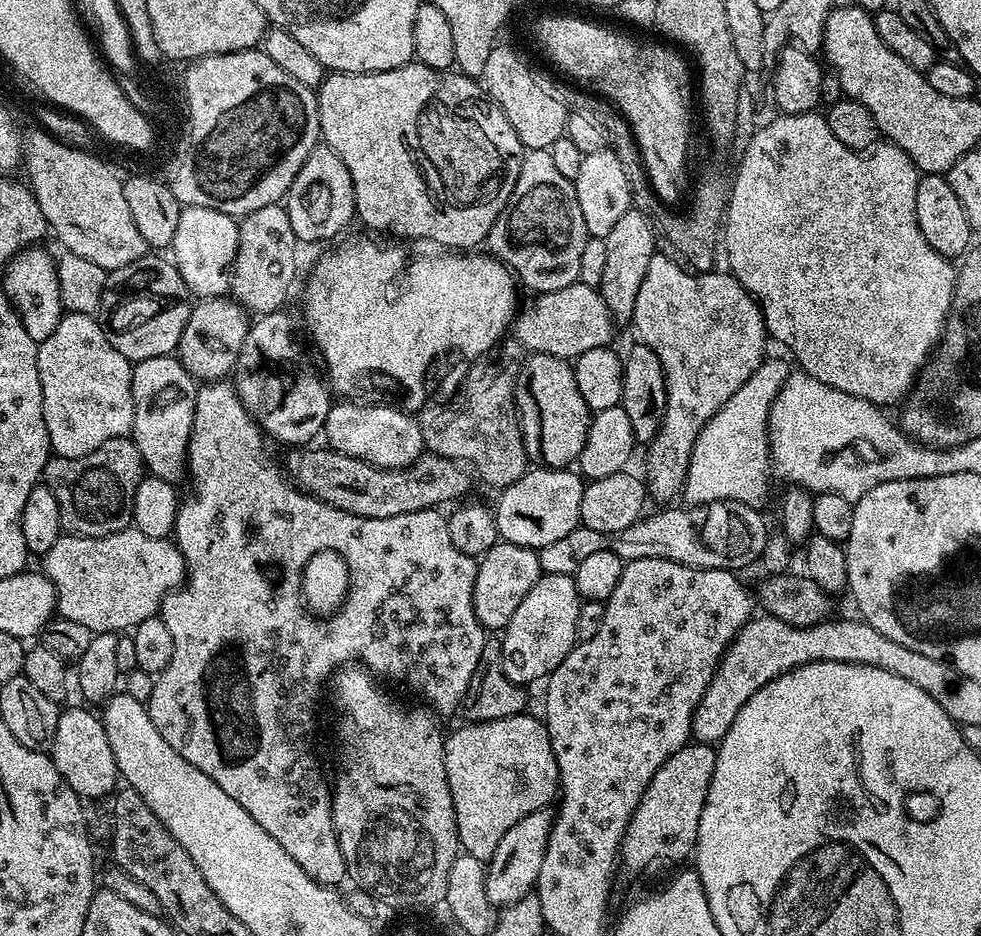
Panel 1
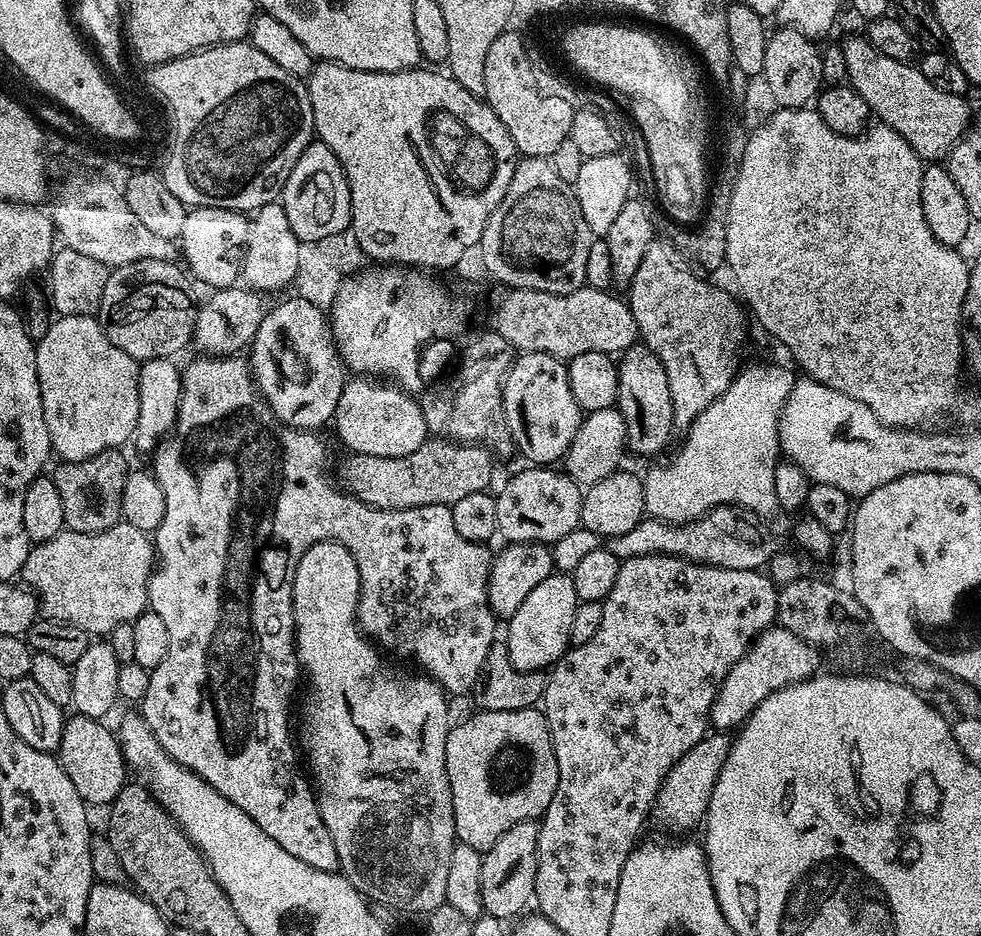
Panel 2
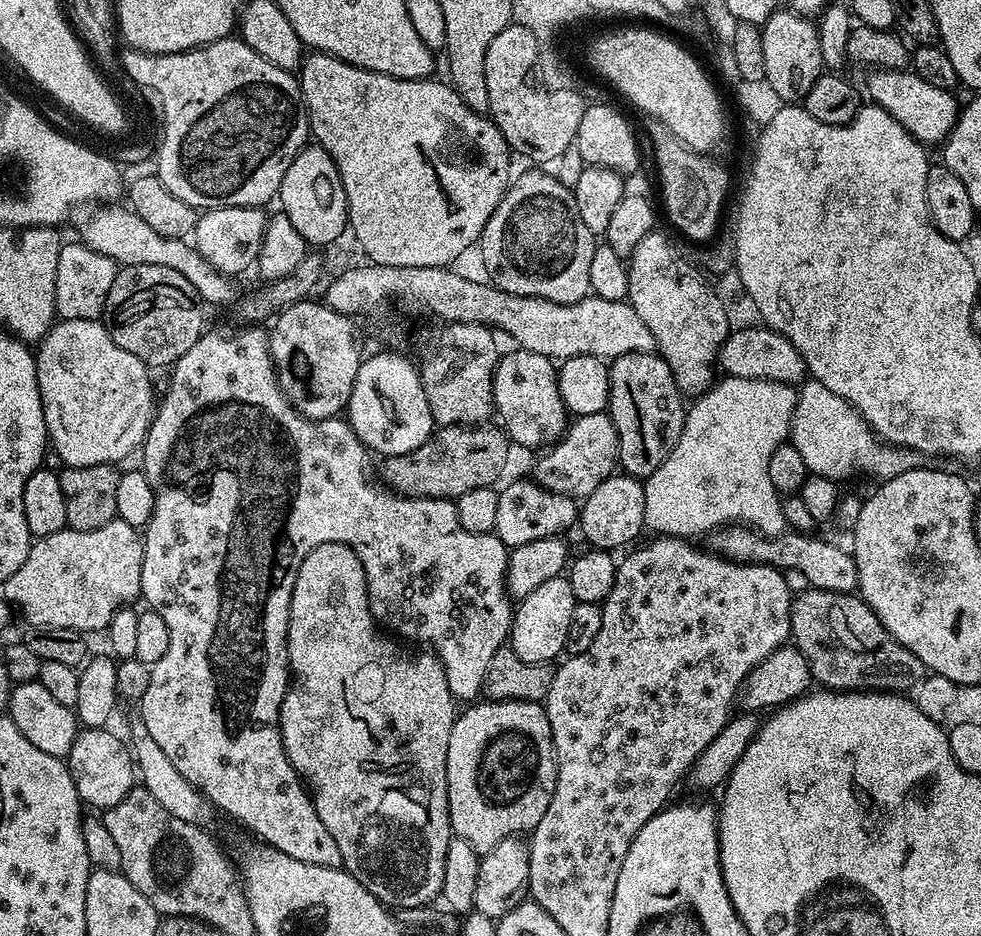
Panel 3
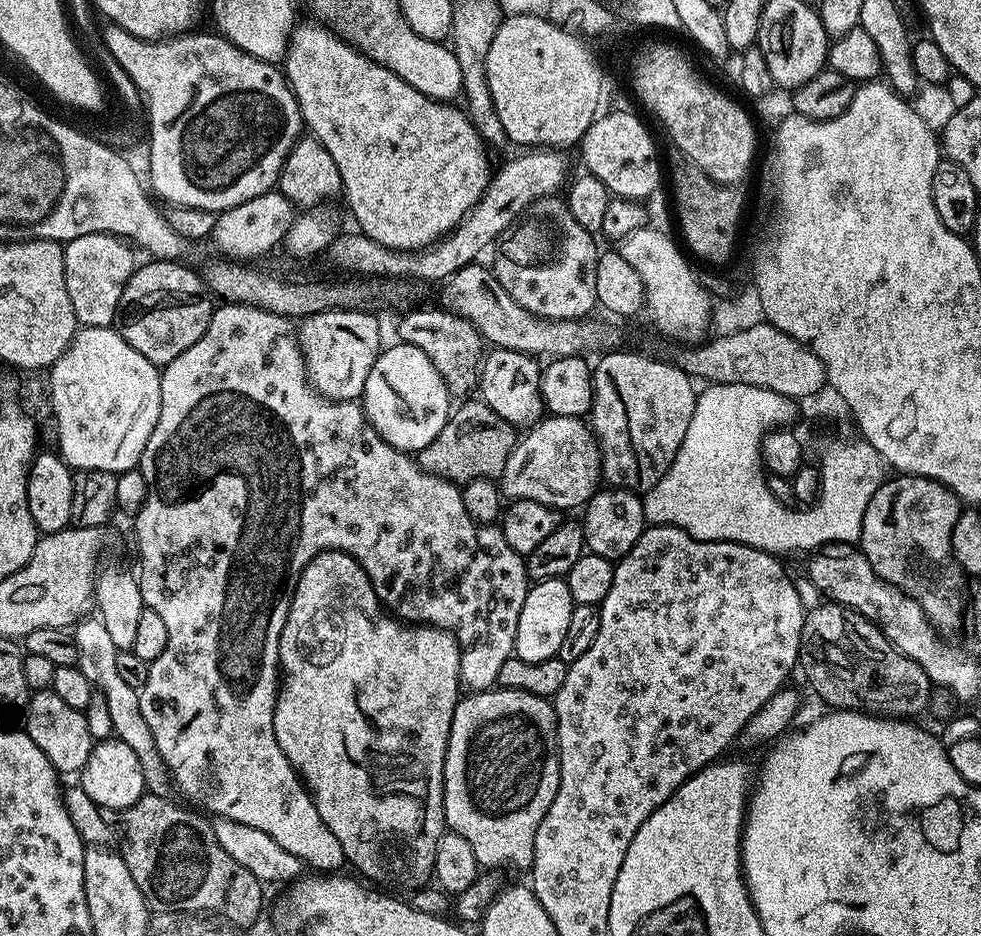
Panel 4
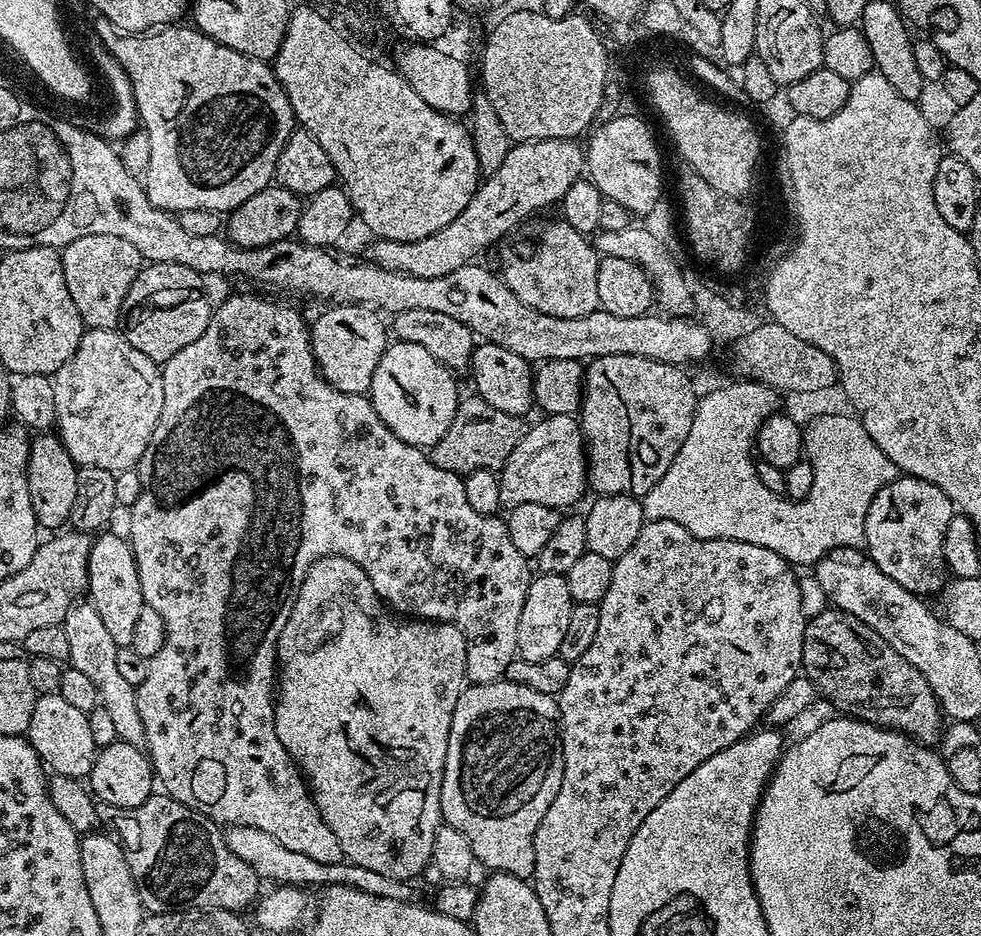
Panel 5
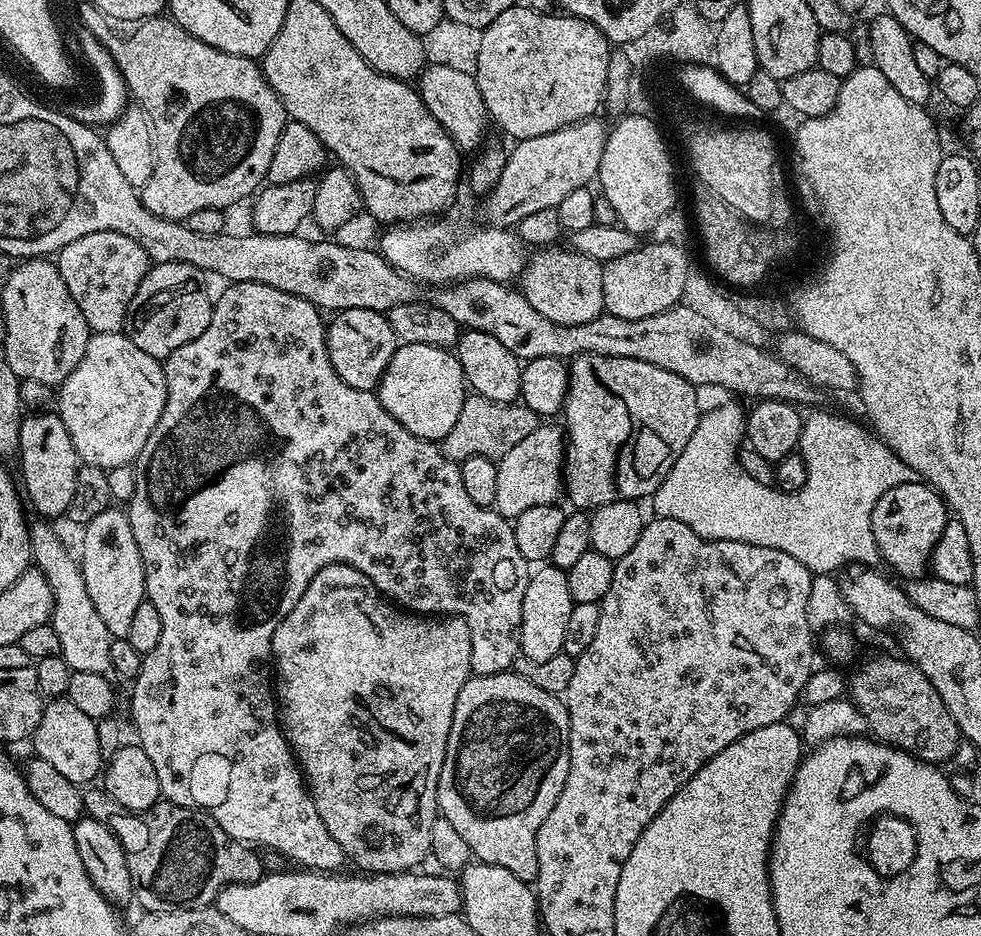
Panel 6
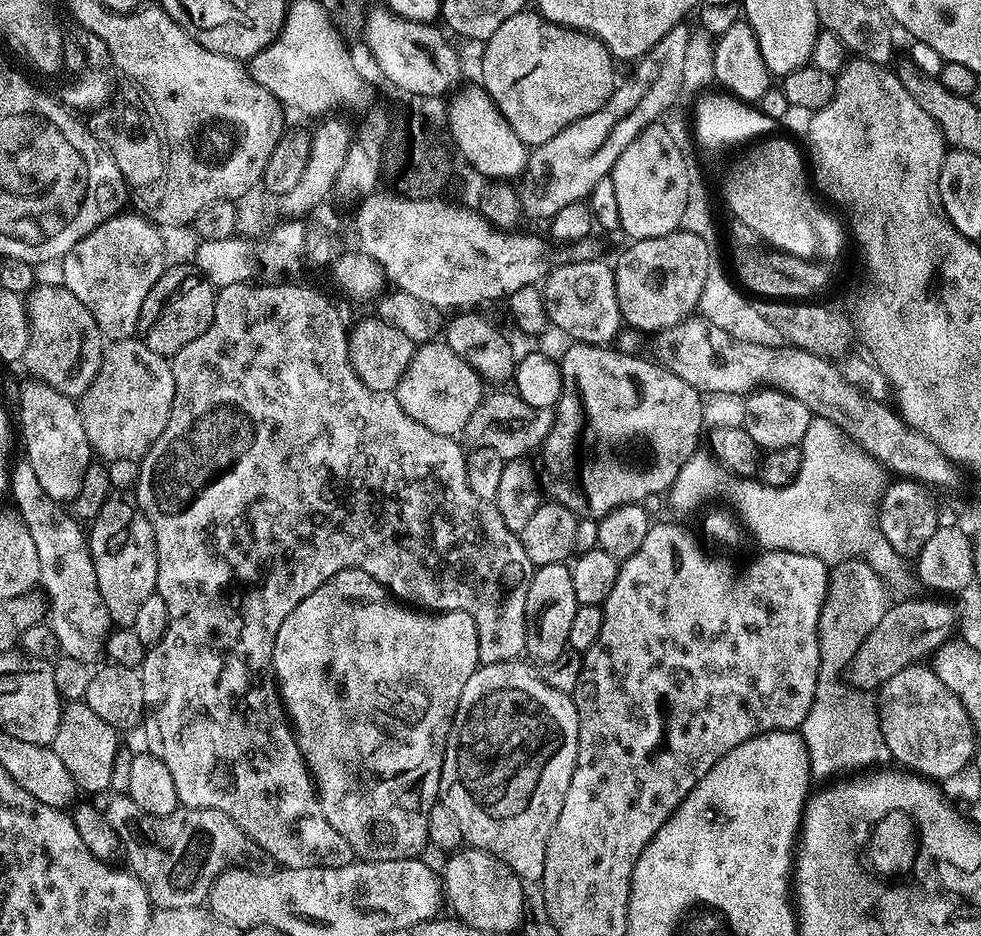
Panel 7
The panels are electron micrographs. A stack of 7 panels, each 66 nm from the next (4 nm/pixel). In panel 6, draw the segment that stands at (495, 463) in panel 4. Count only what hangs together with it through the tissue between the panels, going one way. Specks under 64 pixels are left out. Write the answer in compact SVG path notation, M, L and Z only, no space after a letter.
M469 395L464 401L464 409L450 434L442 442L442 451L449 460L463 462L471 456L485 456L498 461L508 450L529 437L542 424L541 417L523 402L499 404L485 396Z

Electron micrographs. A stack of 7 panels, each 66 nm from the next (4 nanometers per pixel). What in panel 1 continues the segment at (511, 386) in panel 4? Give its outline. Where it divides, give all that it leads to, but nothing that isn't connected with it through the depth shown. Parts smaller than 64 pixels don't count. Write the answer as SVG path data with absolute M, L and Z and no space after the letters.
M541 352L529 355L521 363L514 376L516 393L516 415L520 417L520 429L524 445L528 451L528 459L539 462L545 468L563 468L575 465L582 454L582 446L586 446L588 428L592 425L593 413L586 406L582 394L578 394L578 382L574 382L572 364L561 356L551 356Z

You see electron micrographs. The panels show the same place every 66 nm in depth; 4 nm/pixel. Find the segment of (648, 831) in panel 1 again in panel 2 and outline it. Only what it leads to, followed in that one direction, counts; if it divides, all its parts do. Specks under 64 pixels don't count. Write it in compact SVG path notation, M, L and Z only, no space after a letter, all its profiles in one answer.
M716 730L711 734L705 734L697 744L674 766L670 768L670 774L660 783L660 789L656 795L654 805L654 820L672 834L684 834L687 828L692 828L701 823L708 815L710 806L710 794L714 794L714 782L718 782L718 774L722 774L722 766L726 766L726 758L732 749L733 737L727 731Z

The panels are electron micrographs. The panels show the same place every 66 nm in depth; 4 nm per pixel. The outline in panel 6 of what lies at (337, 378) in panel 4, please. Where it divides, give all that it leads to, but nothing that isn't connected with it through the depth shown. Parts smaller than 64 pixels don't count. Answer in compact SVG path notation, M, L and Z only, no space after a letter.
M351 308L335 313L331 319L326 324L328 357L338 378L342 378L346 386L373 391L384 377L386 366L398 347L396 332L390 326L387 315L365 308Z

